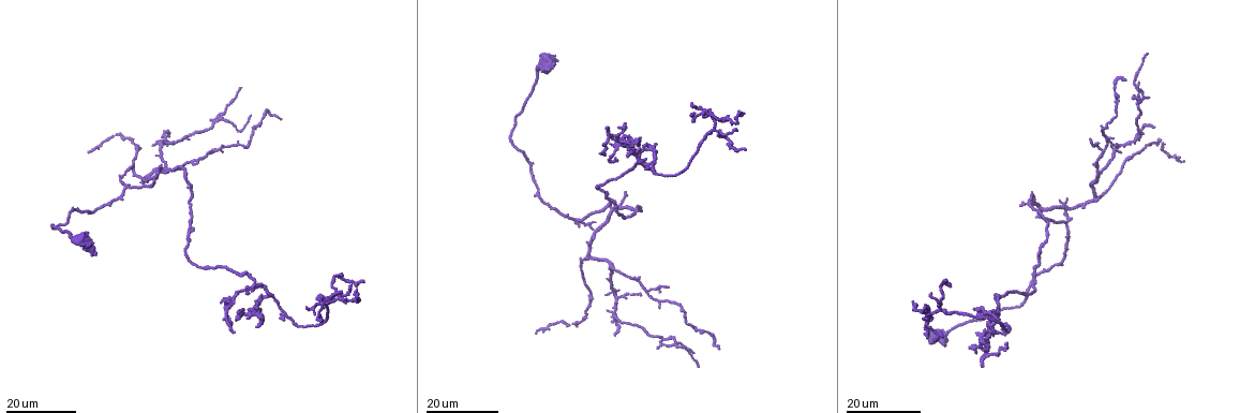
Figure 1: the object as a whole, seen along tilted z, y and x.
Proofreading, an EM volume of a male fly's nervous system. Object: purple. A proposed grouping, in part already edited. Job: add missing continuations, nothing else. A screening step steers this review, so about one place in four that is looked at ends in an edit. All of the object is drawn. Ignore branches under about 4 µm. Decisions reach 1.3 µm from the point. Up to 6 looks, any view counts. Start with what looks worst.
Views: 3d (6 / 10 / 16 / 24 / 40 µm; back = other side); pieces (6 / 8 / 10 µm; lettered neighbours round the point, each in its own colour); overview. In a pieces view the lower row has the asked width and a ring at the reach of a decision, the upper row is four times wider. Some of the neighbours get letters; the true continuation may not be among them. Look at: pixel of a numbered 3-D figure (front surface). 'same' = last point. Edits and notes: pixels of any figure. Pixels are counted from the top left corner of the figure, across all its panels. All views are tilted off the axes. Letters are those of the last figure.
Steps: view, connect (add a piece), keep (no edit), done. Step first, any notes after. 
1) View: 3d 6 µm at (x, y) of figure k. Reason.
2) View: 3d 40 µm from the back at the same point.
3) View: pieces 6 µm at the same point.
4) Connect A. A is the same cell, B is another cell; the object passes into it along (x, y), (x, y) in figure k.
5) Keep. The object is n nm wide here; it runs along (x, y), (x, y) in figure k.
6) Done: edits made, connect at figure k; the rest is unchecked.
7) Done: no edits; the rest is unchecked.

View: 3d 24 µm at (306, 305) of figure 1. Free end.

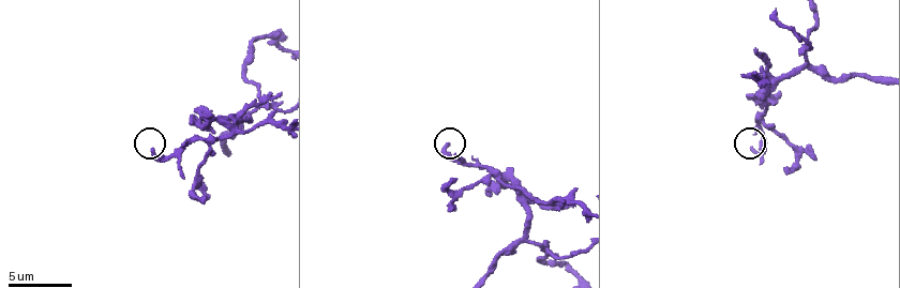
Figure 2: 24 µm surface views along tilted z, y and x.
View: pieces 10 µm at (448, 143) of figure 2.

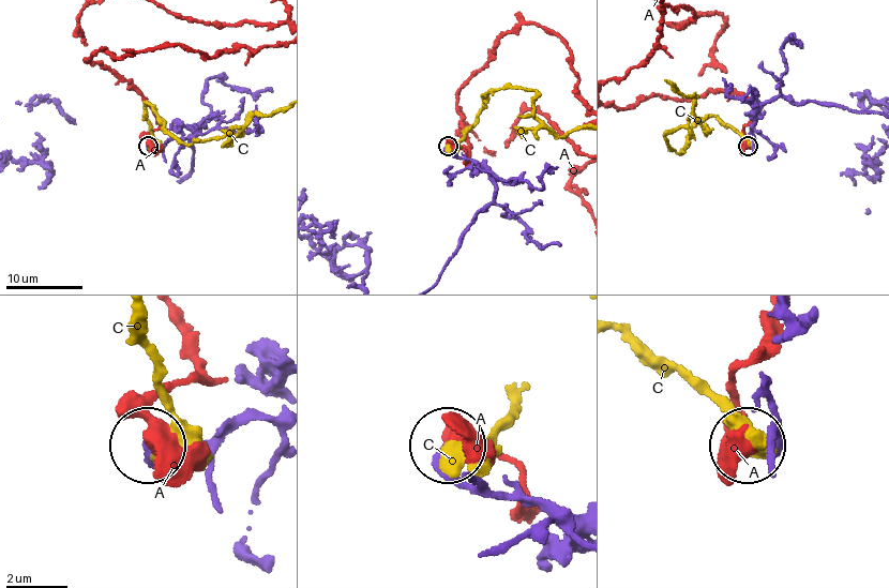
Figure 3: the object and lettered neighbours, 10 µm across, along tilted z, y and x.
Keep. The object is 220 nm wide here; A and C are other cells; it runs along (458, 245), (495, 186), (447, 146) in figure 3; no lettered piece goes on from it.

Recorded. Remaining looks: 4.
View: 3d 16 µm at (987, 350) of figure 1. Branch stops here.

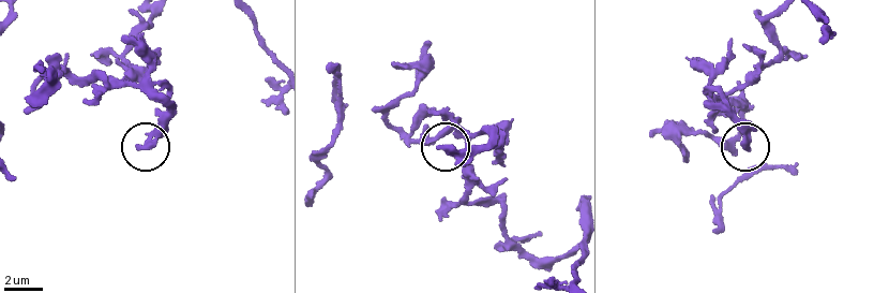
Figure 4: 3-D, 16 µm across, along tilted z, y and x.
View: pieces 6 µm at (440, 148) of figure 4. What lies round it.

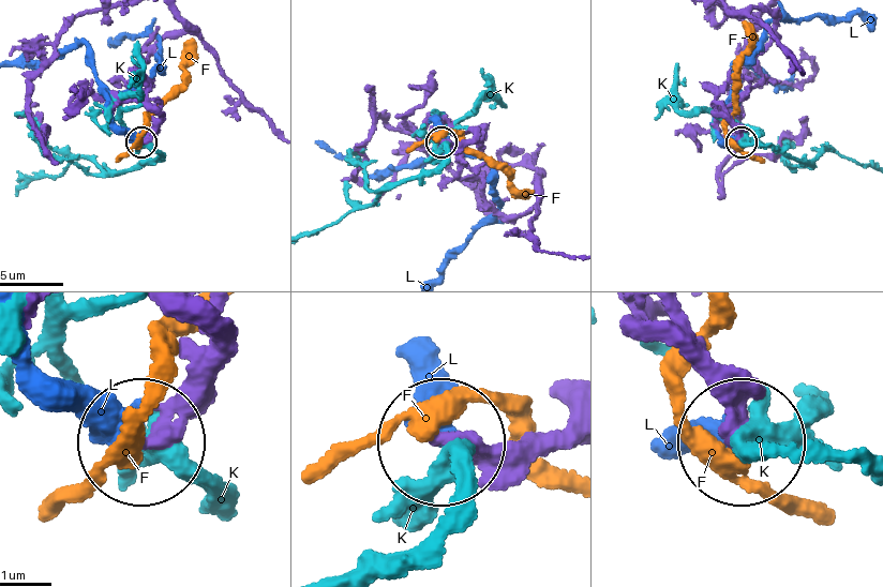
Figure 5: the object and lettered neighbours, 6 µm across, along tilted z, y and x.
Keep. The object is 290 nm wide here; F, K and L are other cells; no lettered piece goes on from it.

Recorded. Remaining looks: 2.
View: 3d 16 µm at (282, 119) of figure 1. An open end.

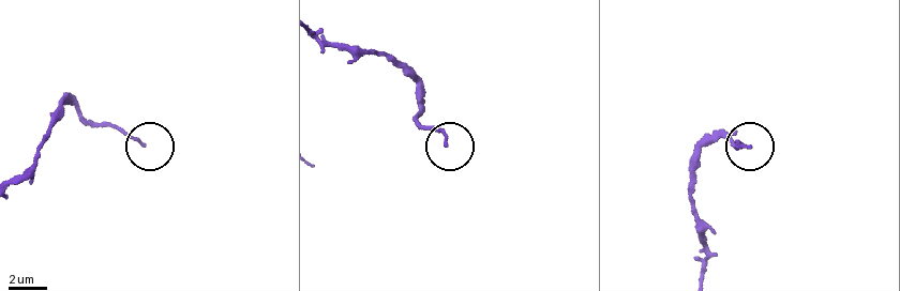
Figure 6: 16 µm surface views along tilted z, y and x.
View: pieces 8 µm at (748, 148) of figure 6. What lies round it.

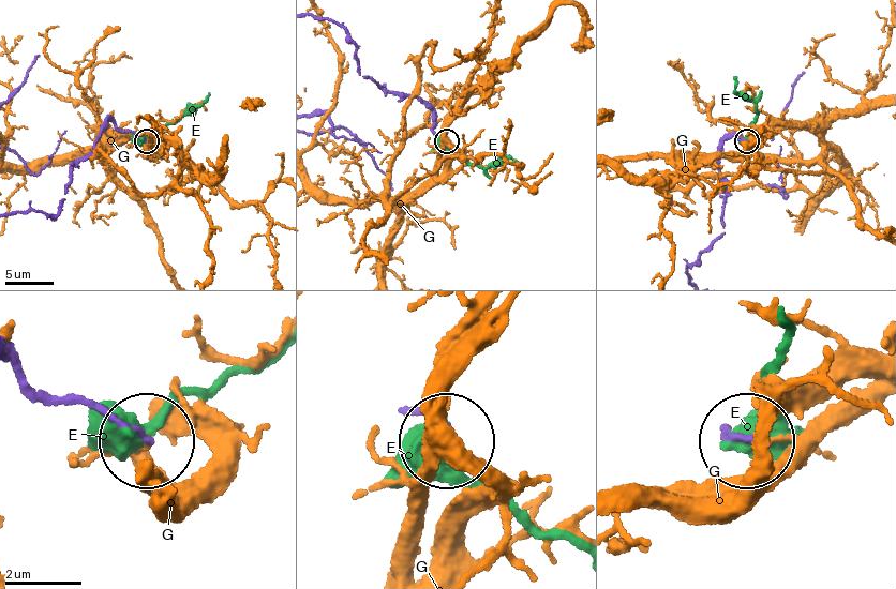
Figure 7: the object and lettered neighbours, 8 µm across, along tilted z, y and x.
Keep. E and G are other cells; no lettered piece goes on from it.

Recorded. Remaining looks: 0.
Done: no edits; the rest is unchecked.

